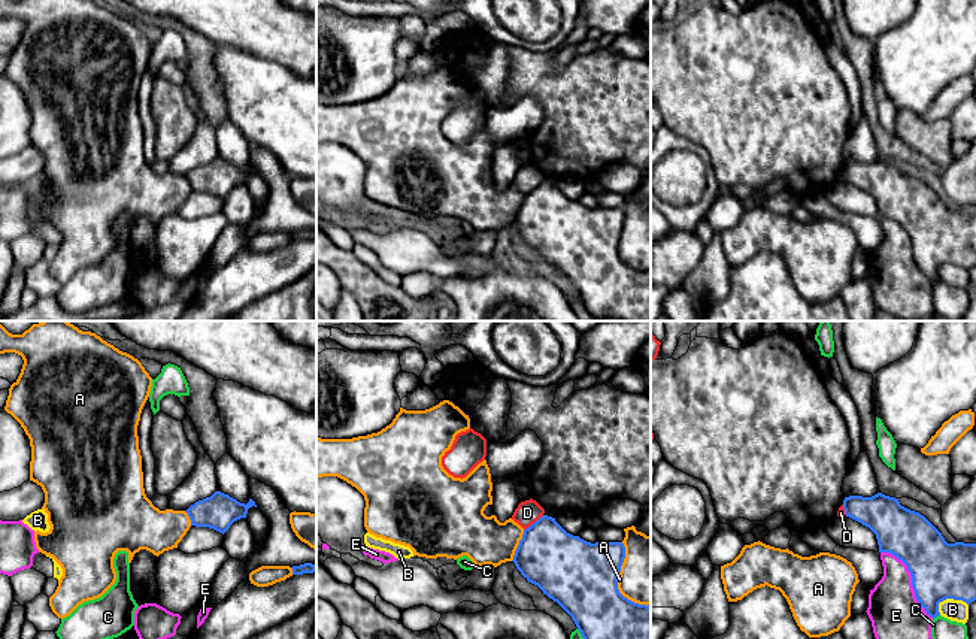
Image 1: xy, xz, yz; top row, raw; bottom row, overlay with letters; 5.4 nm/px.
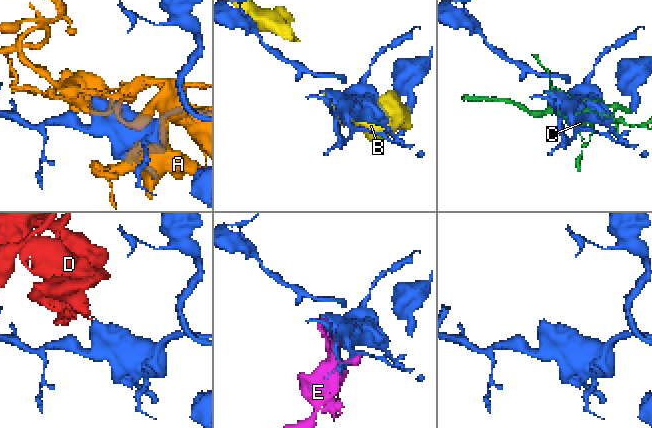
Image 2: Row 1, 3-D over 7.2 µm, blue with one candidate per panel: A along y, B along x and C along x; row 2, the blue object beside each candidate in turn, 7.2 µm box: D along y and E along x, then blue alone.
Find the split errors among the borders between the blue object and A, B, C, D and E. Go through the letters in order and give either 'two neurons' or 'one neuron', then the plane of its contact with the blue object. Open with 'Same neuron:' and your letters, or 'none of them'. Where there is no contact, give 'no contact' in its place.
Same neuron: none of them
A: two neurons | xz
B: two neurons | yz
C: two neurons | yz
D: two neurons | xz
E: two neurons | yz

